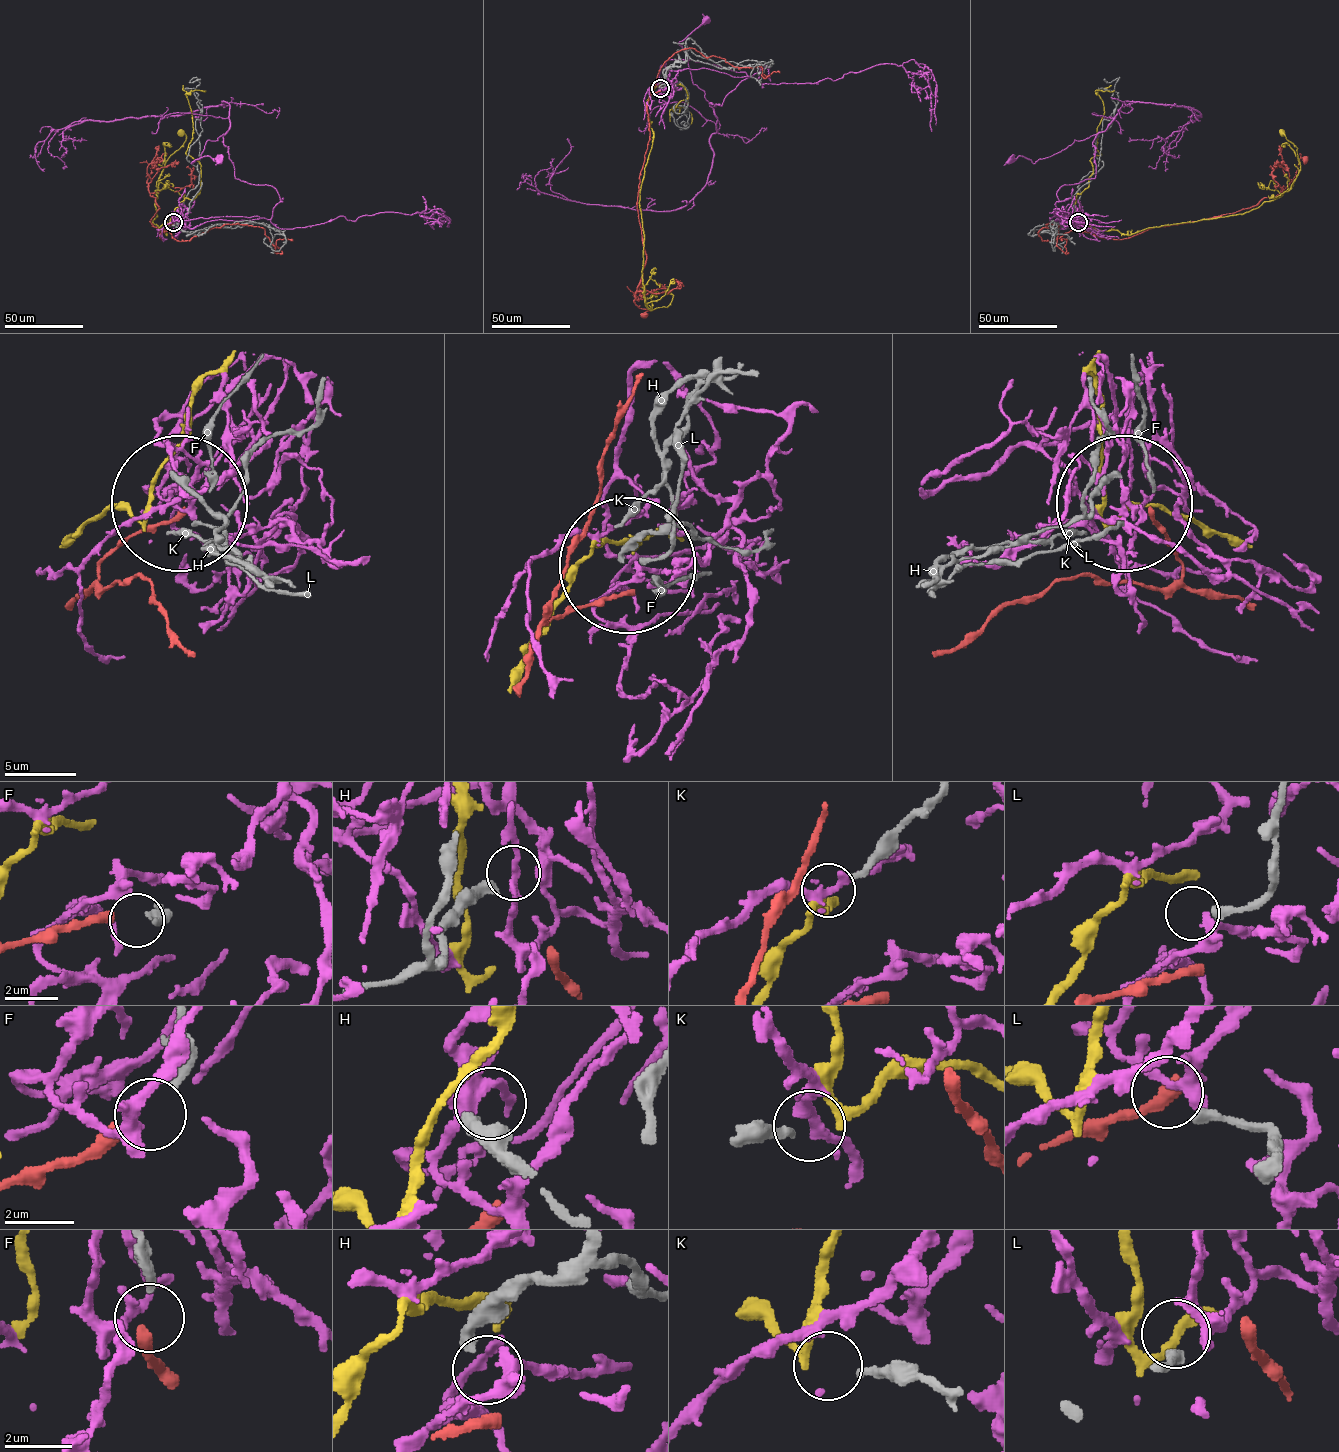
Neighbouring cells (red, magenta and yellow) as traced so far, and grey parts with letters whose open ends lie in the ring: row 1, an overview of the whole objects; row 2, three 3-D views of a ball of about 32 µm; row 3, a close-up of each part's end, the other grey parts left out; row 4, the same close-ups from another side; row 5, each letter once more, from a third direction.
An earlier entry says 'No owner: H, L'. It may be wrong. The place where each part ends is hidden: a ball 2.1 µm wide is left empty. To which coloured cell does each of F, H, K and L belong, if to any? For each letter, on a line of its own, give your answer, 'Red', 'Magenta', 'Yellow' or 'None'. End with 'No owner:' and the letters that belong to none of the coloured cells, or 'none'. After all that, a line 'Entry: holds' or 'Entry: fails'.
F: Red
H: None
K: Yellow
L: None
No owner: H, L
Entry: holds

